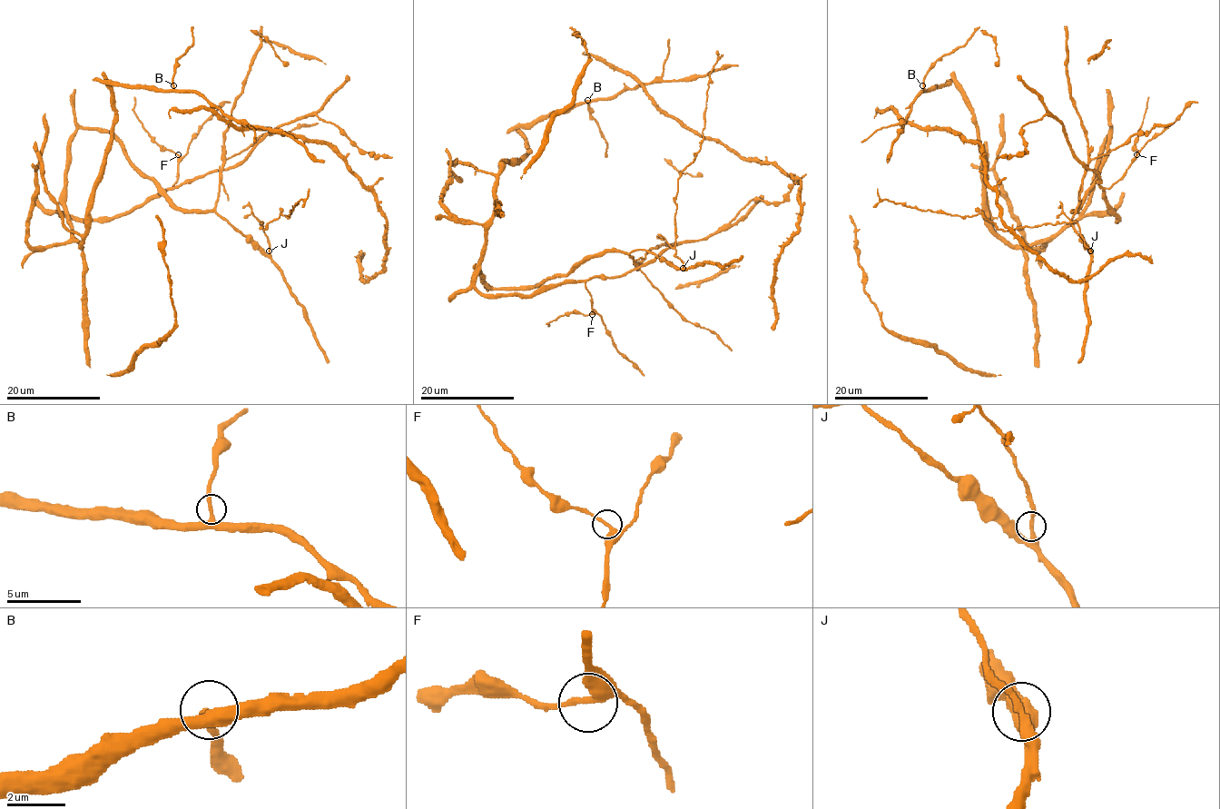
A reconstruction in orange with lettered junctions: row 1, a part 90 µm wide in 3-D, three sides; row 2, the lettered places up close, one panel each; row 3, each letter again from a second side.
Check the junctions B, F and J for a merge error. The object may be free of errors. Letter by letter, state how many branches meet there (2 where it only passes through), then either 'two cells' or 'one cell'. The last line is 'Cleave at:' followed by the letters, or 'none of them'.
B: 2 | one cell
F: 2 | one cell
J: 2 | two cells
Cleave at: J

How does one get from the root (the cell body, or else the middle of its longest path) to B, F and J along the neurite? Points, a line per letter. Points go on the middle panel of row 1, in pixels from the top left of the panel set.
B: (504, 165), (516, 162), (528, 151), (527, 139), (519, 127), (532, 127), (553, 114), (566, 113), (587, 100)
F: (504, 165), (474, 286), (485, 294), (535, 294), (584, 281), (592, 314)
J: (504, 165), (474, 282), (481, 293), (535, 294), (619, 277), (635, 267), (630, 254), (636, 250), (683, 267)

